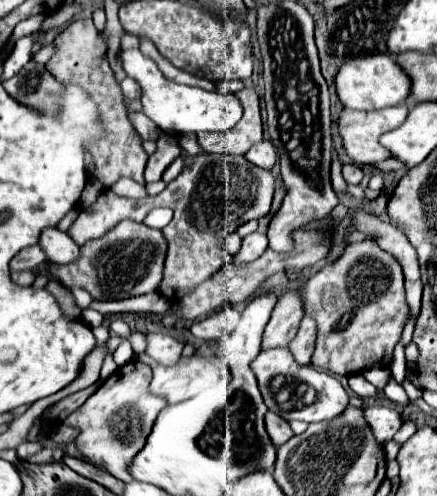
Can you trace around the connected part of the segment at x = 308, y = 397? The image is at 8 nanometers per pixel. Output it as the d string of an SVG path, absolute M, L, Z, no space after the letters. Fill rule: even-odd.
M288 348L262 350L252 362L252 370L258 378L258 386L268 410L286 420L322 422L340 416L348 406L346 388L334 376L320 372L312 366L300 366L288 352Z

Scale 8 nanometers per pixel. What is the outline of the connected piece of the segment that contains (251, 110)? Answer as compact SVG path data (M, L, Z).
M244 88L236 92L244 108L244 116L240 122L222 134L198 134L198 144L204 152L238 156L246 154L246 150L262 140L262 118L260 118L260 98L252 88Z

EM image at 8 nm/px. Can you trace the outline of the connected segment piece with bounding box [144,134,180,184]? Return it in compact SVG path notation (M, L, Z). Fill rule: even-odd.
M162 134L156 140L156 152L148 158L148 166L146 166L146 182L158 182L164 174L164 170L180 156L180 144L174 136L170 134Z

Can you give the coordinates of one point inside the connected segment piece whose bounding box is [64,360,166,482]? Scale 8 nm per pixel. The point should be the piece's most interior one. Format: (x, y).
(114, 424)

